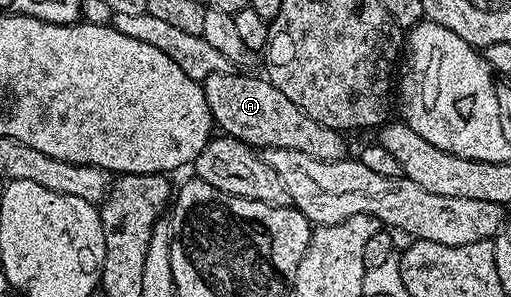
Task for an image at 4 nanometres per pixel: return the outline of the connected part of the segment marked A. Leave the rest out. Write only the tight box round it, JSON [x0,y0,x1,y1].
[203,70,346,160]

